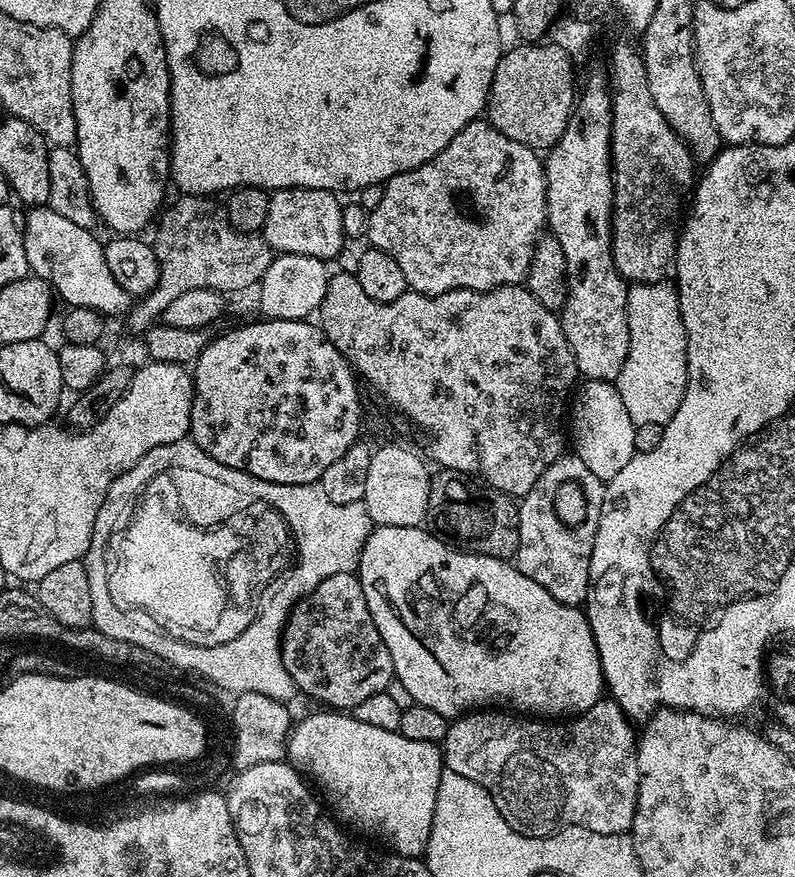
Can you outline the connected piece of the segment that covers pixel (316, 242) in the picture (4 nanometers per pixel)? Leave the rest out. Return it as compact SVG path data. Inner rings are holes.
M278 188L269 195L266 222L262 229L265 242L273 253L309 255L325 262L337 259L343 248L346 230L344 230L344 212L340 209L341 197L324 188Z

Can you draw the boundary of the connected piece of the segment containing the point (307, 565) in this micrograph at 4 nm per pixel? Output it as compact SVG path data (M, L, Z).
M191 438L170 442L166 446L158 446L147 452L133 468L126 470L126 474L122 474L112 483L108 491L112 496L112 504L116 504L116 500L128 500L132 492L142 488L142 478L146 478L144 474L150 474L150 472L154 474L154 470L162 468L164 464L170 466L170 462L190 462L192 468L210 472L240 492L250 492L250 494L260 494L264 498L270 498L292 520L296 566L294 562L284 562L284 578L292 576L286 582L284 590L276 594L276 598L270 602L262 618L248 632L238 632L230 640L208 644L208 650L224 648L222 658L230 656L226 658L228 660L227 691L236 694L241 692L266 694L266 698L291 701L291 696L297 695L298 689L290 678L280 653L280 635L284 632L284 623L288 621L292 607L310 595L323 580L330 578L330 574L355 573L359 569L360 551L374 527L366 506L362 502L350 502L349 504L330 502L330 498L326 498L326 494L320 489L319 483L275 484L266 482L262 478L254 478L249 472L222 466L222 462L214 462L214 458L210 458L210 454L202 451Z

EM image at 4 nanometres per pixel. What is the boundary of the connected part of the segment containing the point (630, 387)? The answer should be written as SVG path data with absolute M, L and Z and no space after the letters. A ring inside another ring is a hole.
M675 283L632 284L628 290L628 329L630 350L614 382L617 392L635 425L654 422L667 426L686 394L688 377L686 326L682 326Z

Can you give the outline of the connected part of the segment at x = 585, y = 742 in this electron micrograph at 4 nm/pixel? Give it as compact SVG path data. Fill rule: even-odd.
M601 698L590 710L581 716L565 719L563 722L549 722L544 718L529 718L524 714L513 714L508 710L477 710L462 716L457 716L448 725L448 733L442 742L442 755L445 769L454 774L462 774L462 778L470 778L470 782L478 782L478 786L485 788L494 798L494 806L506 818L506 822L524 836L548 836L557 832L559 828L569 824L582 826L586 830L594 830L594 834L628 834L632 831L634 814L636 813L636 799L638 798L638 762L636 749L638 747L637 733L632 733L633 721L617 706L611 698Z

